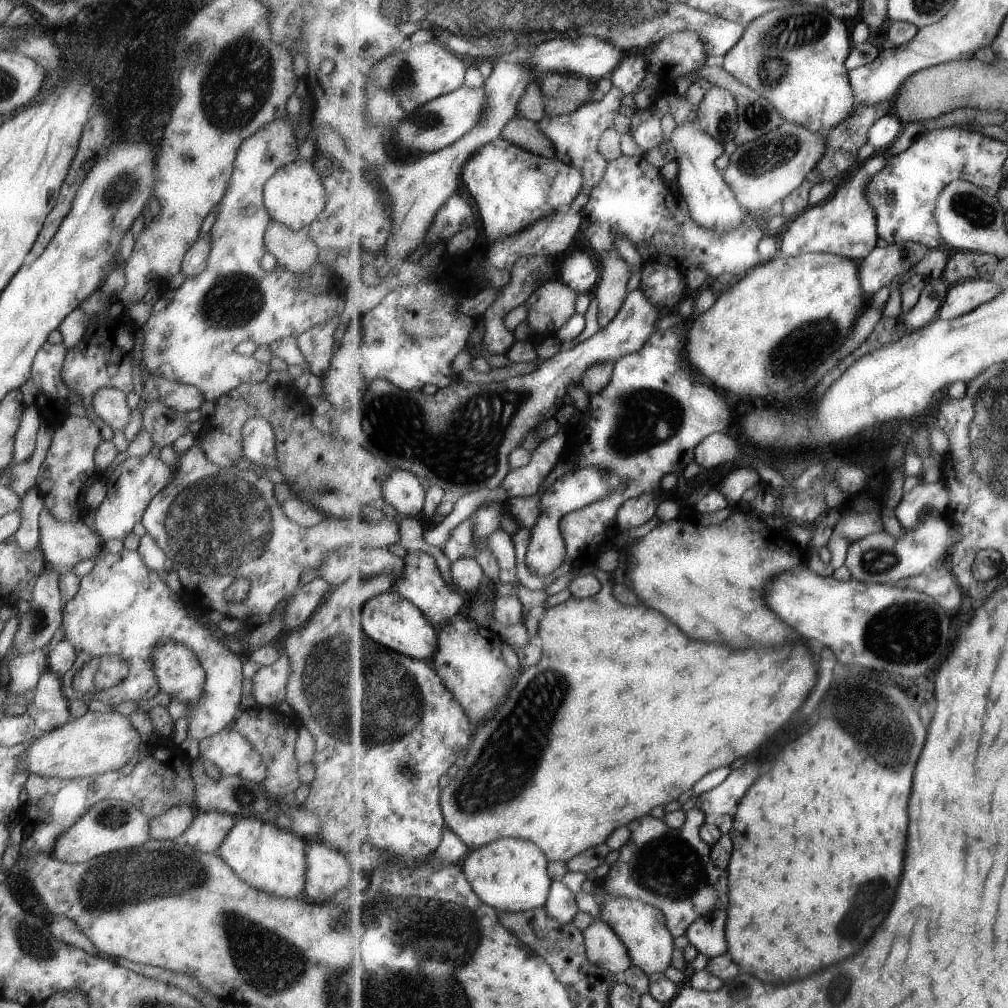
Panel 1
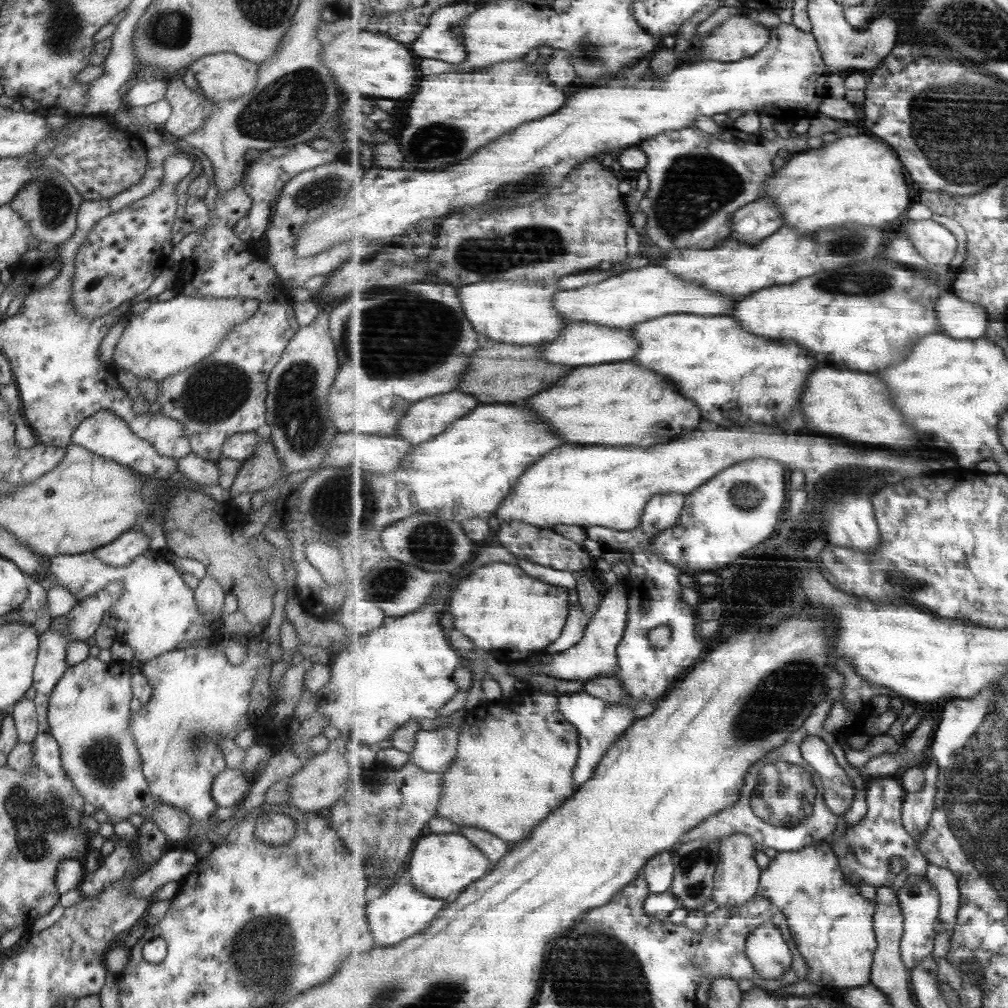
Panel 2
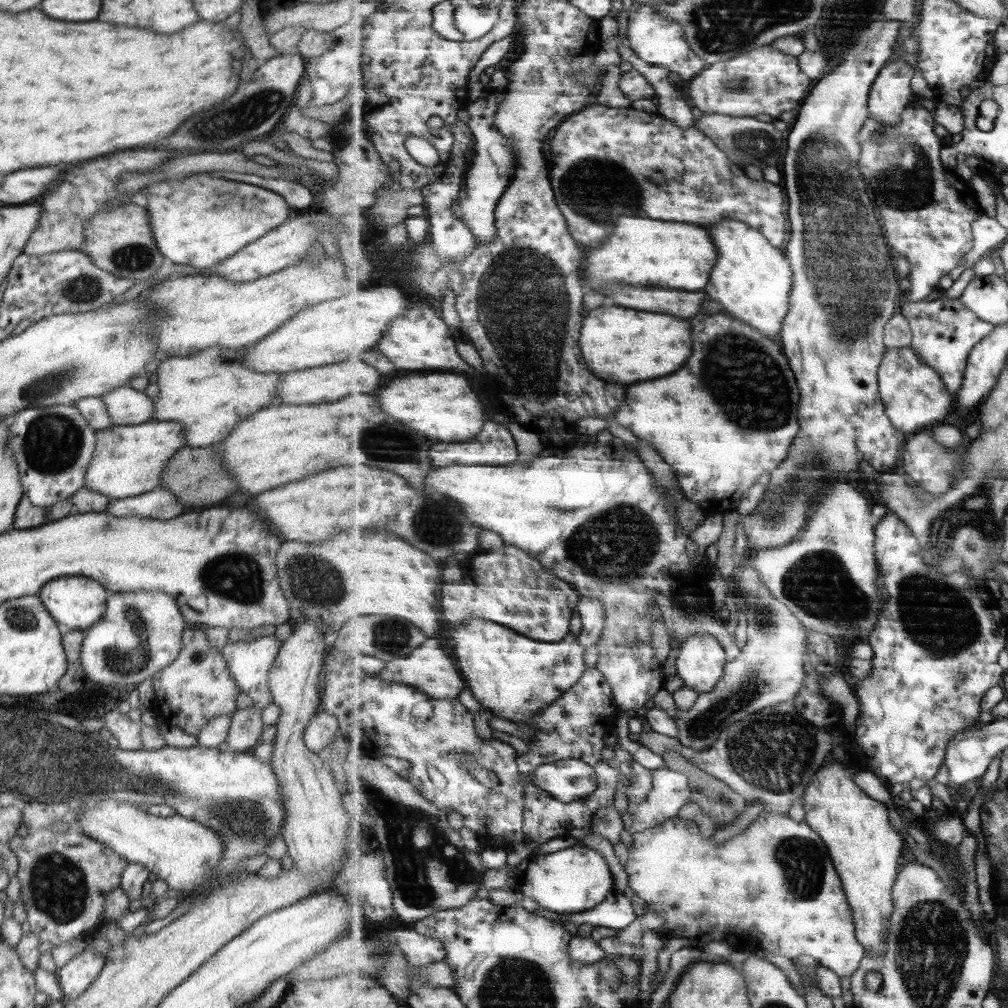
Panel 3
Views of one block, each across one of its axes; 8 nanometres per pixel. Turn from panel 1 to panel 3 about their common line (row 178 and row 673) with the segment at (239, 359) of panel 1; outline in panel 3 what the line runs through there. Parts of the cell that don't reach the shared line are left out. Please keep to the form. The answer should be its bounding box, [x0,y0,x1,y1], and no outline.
[220,635,282,710]

